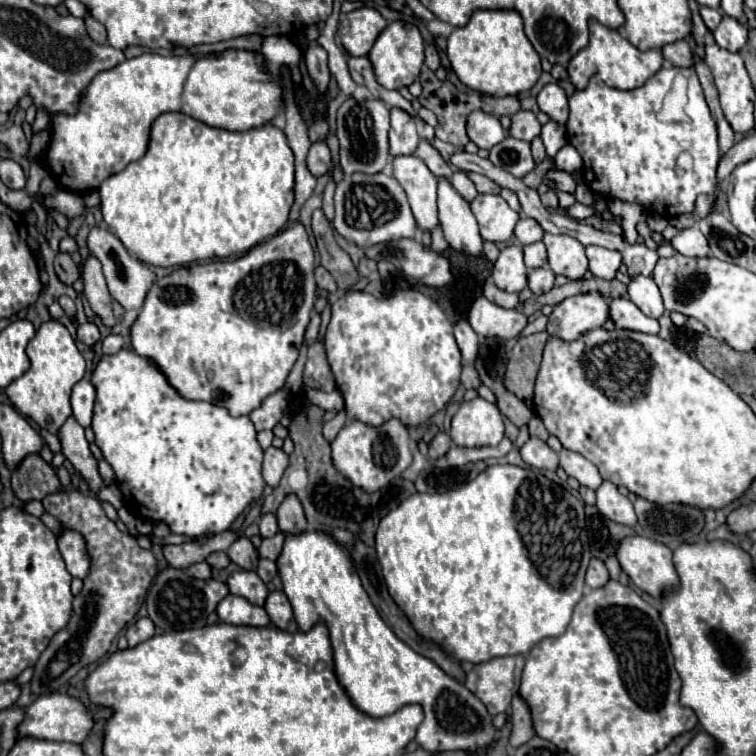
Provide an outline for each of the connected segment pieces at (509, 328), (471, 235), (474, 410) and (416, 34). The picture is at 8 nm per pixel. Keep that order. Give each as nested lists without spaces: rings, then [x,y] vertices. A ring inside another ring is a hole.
[[[478,297],[468,313],[472,329],[482,337],[512,339],[522,333],[528,317],[518,309],[502,309],[490,303],[486,297]]]
[[[438,181],[438,215],[450,247],[466,255],[482,255],[484,239],[480,237],[470,205],[452,189],[450,181]]]
[[[482,397],[464,401],[452,417],[450,437],[458,447],[496,447],[504,437],[502,413]]]
[[[394,21],[374,41],[368,57],[370,57],[372,65],[374,65],[376,79],[378,79],[378,83],[382,87],[386,87],[386,89],[408,87],[420,75],[420,69],[422,69],[422,63],[424,63],[424,41],[422,41],[422,35],[420,35],[420,31],[414,25],[410,25],[406,21]]]

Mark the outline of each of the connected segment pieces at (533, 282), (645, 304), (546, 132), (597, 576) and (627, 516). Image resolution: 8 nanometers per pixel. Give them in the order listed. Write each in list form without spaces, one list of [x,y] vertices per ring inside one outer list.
[[[532,269],[528,273],[528,289],[534,293],[534,295],[542,295],[546,291],[550,291],[554,285],[554,273],[550,269]]]
[[[636,275],[632,279],[632,283],[628,285],[628,299],[648,317],[652,319],[660,319],[664,313],[664,305],[662,305],[662,295],[658,285],[654,283],[652,277],[644,277],[644,275]]]
[[[548,121],[546,125],[542,125],[540,137],[542,137],[542,143],[546,147],[548,157],[556,157],[556,153],[568,143],[568,139],[566,139],[566,127],[558,125],[554,121]]]
[[[592,559],[590,561],[590,567],[586,571],[586,585],[590,589],[600,589],[600,587],[604,587],[608,583],[608,579],[610,577],[608,577],[606,565],[600,559]]]
[[[604,481],[598,491],[596,491],[596,507],[598,511],[620,523],[620,525],[628,525],[628,527],[636,527],[636,513],[632,507],[632,501],[628,497],[624,497],[614,483]]]

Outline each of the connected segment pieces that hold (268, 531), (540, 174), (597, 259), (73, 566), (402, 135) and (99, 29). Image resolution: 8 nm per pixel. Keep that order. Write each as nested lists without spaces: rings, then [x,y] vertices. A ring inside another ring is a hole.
[[[264,513],[264,515],[260,517],[260,535],[262,535],[262,537],[272,537],[276,531],[278,531],[276,515],[274,515],[274,513]]]
[[[546,159],[546,161],[542,161],[540,165],[536,165],[536,169],[534,169],[532,173],[524,175],[524,177],[522,177],[524,185],[530,187],[530,189],[538,189],[540,183],[542,183],[542,179],[544,179],[544,173],[546,173],[548,167],[550,167],[550,163],[552,163],[552,159]]]
[[[588,245],[586,257],[590,261],[592,275],[598,279],[606,279],[606,281],[612,281],[616,277],[616,271],[622,265],[622,257],[618,251],[610,251],[598,245]]]
[[[62,525],[62,533],[58,535],[58,547],[70,575],[84,579],[88,575],[88,553],[84,553],[84,541],[80,541],[80,533],[72,533],[72,529],[64,529]]]
[[[390,109],[390,155],[412,155],[420,143],[416,121],[400,109]]]
[[[86,17],[86,29],[88,29],[88,35],[92,37],[92,41],[96,41],[98,45],[104,45],[106,43],[106,29],[102,23],[98,23],[94,17]]]

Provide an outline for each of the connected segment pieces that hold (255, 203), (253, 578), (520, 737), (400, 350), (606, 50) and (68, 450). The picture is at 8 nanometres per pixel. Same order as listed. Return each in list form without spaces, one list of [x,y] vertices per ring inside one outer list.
[[[162,113],[160,117],[156,117],[156,121],[152,123],[150,129],[150,143],[148,143],[148,151],[142,159],[130,163],[126,169],[122,169],[120,173],[114,173],[110,177],[106,177],[102,181],[102,185],[98,187],[100,199],[102,199],[102,215],[106,225],[114,231],[114,235],[124,243],[124,247],[142,263],[154,265],[154,267],[178,267],[178,265],[188,265],[192,261],[204,261],[204,259],[212,259],[212,257],[230,257],[236,253],[246,253],[252,247],[256,247],[258,243],[278,235],[286,223],[288,223],[288,215],[290,209],[294,205],[294,185],[296,185],[296,177],[294,177],[294,153],[288,145],[288,139],[284,135],[284,131],[280,131],[274,125],[262,125],[258,129],[250,129],[250,131],[226,131],[226,129],[216,129],[216,127],[208,127],[202,121],[196,121],[184,113]]]
[[[236,571],[228,577],[228,587],[232,595],[244,597],[254,605],[264,605],[268,589],[264,585],[264,581],[258,577],[256,571]]]
[[[520,695],[512,697],[512,735],[510,745],[516,749],[518,745],[526,743],[534,735],[532,729],[532,717],[526,701]]]
[[[413,287],[397,289],[386,299],[378,299],[364,291],[348,291],[332,305],[324,347],[338,391],[344,397],[348,419],[364,421],[364,425],[380,427],[392,417],[406,427],[424,425],[446,407],[460,385],[462,361],[452,335],[452,323],[430,297]]]
[[[590,21],[590,43],[569,62],[567,72],[569,79],[576,89],[584,89],[590,78],[598,73],[608,87],[616,89],[638,89],[652,75],[656,75],[662,67],[662,53],[658,49],[638,51],[628,39],[624,39],[618,31],[600,25],[598,21]]]
[[[68,417],[66,423],[60,427],[58,435],[62,439],[62,453],[66,455],[66,459],[74,465],[76,471],[80,471],[90,491],[98,493],[104,487],[104,481],[98,471],[98,461],[94,459],[84,437],[84,427],[78,425],[74,417]]]

